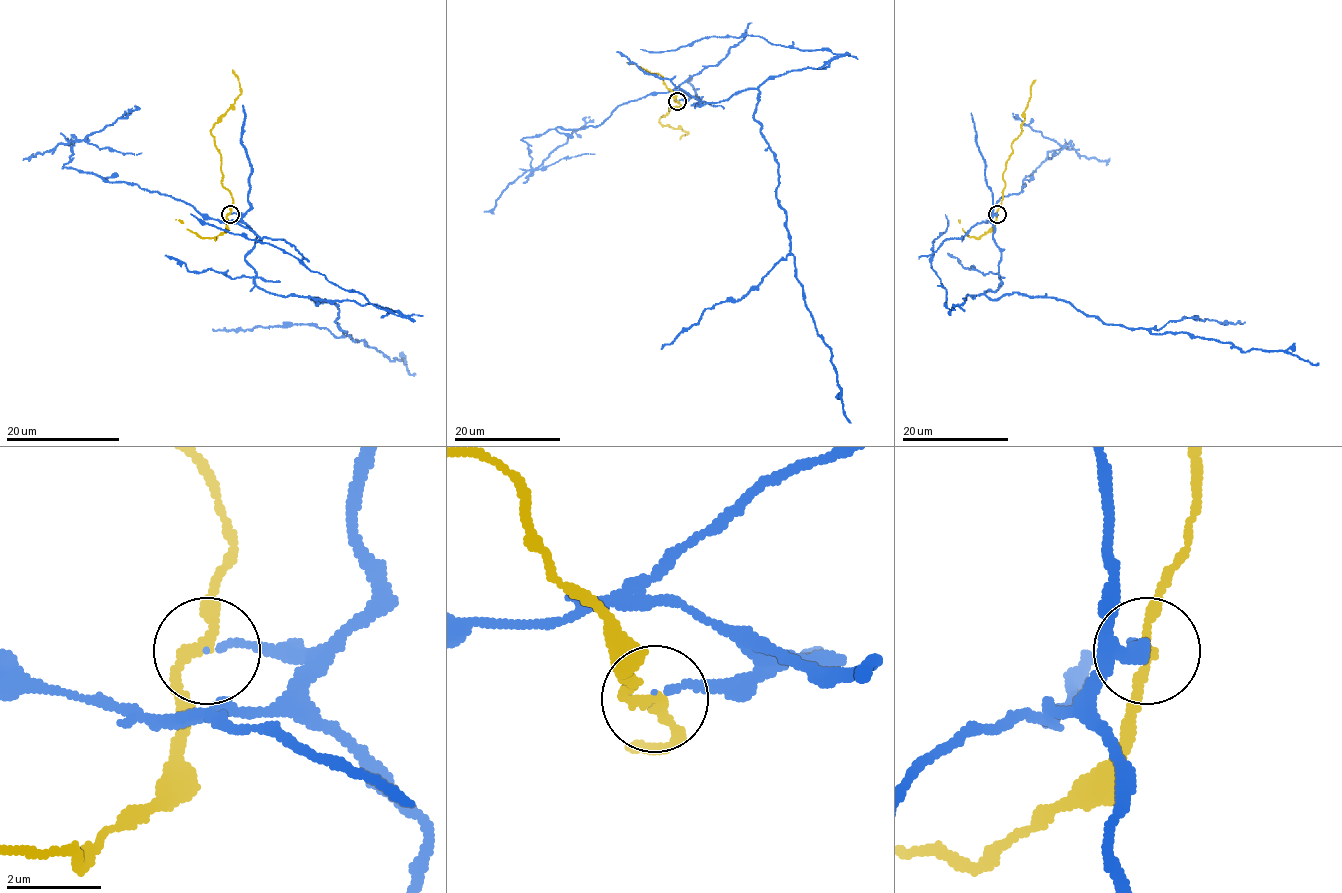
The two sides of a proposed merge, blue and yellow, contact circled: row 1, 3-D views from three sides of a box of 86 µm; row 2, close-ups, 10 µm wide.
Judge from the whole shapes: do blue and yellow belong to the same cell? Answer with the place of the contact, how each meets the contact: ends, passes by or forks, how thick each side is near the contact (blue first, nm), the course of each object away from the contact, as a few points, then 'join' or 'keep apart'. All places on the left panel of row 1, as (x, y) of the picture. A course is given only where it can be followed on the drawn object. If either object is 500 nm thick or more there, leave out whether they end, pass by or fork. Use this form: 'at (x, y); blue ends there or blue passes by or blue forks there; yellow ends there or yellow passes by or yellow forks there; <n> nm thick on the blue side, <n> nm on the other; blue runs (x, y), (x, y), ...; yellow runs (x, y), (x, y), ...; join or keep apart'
at (230, 214); blue ends there; yellow passes by; 130 nm thick on the blue side, 200 nm on the other; blue runs (230, 213), (257, 236), (245, 257), (257, 286), (338, 306), (336, 324), (355, 341), (416, 374); yellow runs (230, 213), (232, 198), (221, 182), (221, 158), (211, 134), (214, 124), (241, 92), (238, 77), (232, 70); keep apart

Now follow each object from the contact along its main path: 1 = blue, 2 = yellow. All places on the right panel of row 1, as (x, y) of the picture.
1: (996, 214), (1000, 282), (989, 297), (1066, 300), (1111, 325), (1188, 332), (1318, 364)
2: (997, 214), (1005, 185), (1002, 178), (1005, 162), (1012, 153), (1012, 142), (1021, 130), (1030, 87), (1036, 80)

